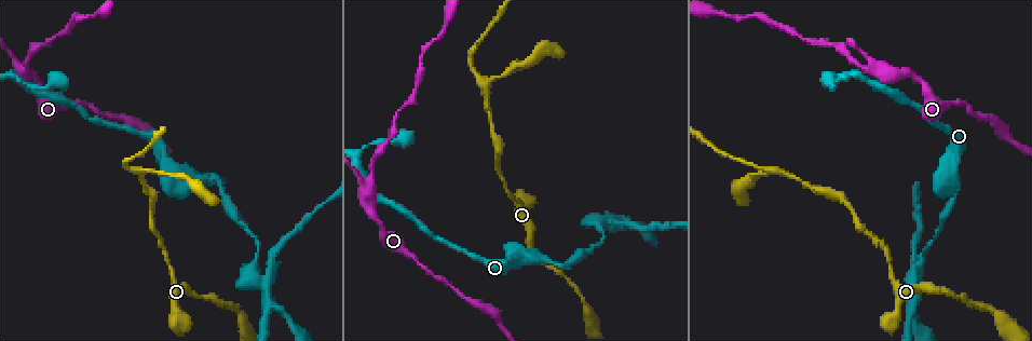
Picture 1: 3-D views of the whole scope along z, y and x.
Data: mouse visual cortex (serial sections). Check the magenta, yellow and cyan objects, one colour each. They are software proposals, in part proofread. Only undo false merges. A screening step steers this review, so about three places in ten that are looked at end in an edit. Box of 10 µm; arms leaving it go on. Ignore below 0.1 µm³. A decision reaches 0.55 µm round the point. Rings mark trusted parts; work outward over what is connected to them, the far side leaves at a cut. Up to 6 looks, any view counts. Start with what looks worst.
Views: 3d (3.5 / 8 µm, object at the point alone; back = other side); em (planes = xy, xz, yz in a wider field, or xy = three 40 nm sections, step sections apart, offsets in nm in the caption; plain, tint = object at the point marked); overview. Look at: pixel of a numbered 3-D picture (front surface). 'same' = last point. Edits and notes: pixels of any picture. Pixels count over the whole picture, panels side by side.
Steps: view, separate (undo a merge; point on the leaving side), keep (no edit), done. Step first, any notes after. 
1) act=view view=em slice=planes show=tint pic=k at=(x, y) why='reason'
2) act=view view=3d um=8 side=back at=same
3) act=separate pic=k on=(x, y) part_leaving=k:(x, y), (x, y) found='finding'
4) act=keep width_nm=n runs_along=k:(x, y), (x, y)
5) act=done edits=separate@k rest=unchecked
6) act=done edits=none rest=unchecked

act=view view=3d um=8 pic=1 at=(776, 172) why='two arms in line, one across'

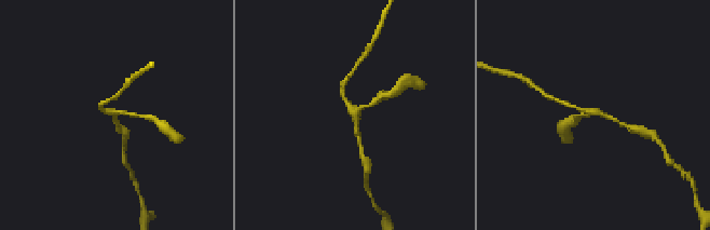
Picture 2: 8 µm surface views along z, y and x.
act=view view=3d um=3.5 at=same why='closer look'

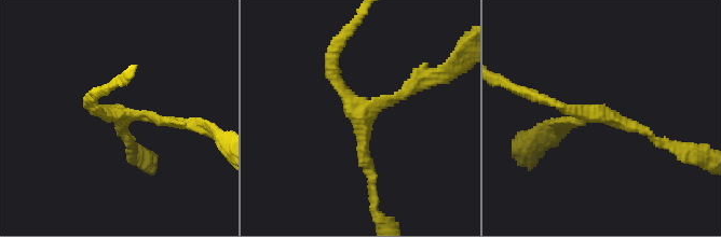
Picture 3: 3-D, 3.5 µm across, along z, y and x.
act=view view=em slice=planes show=tint pic=3 at=(605, 116) arms=3 arm_widths_nm=150,150,200

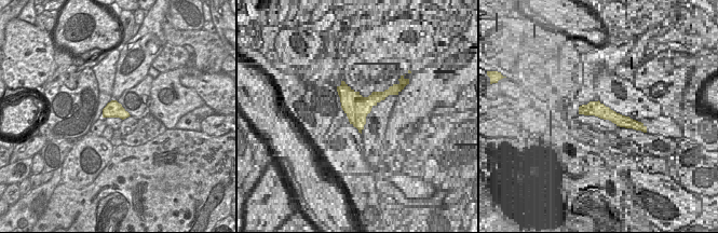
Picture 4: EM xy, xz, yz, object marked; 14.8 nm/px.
act=keep runs_along=3:(370, 179), (361, 119), (420, 82) found='one cell here'

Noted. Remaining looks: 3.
act=view view=3d um=3.5 pic=1 at=(369, 185) why='three arms meet'

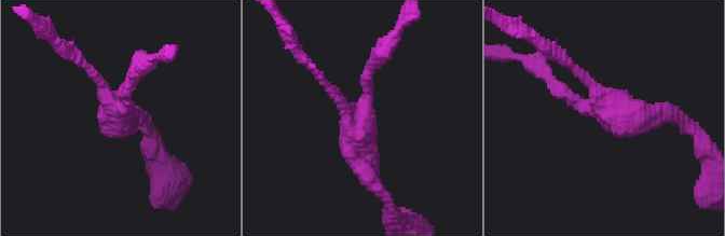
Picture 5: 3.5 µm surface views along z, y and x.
act=view view=em slice=planes show=tint pic=5 at=(605, 111) why='shape alone is not enough'

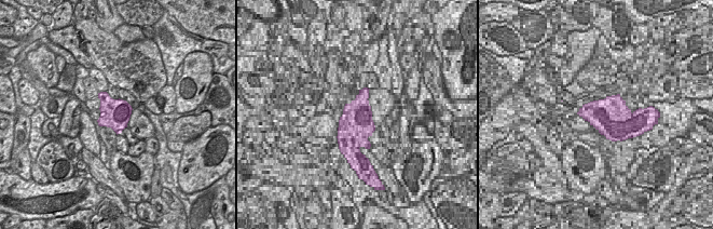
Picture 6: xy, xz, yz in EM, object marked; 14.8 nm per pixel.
act=keep runs_along=5:(670, 116), (578, 107), (548, 77) found='all the same cell'

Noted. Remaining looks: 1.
act=done edits=none rest=unchecked

